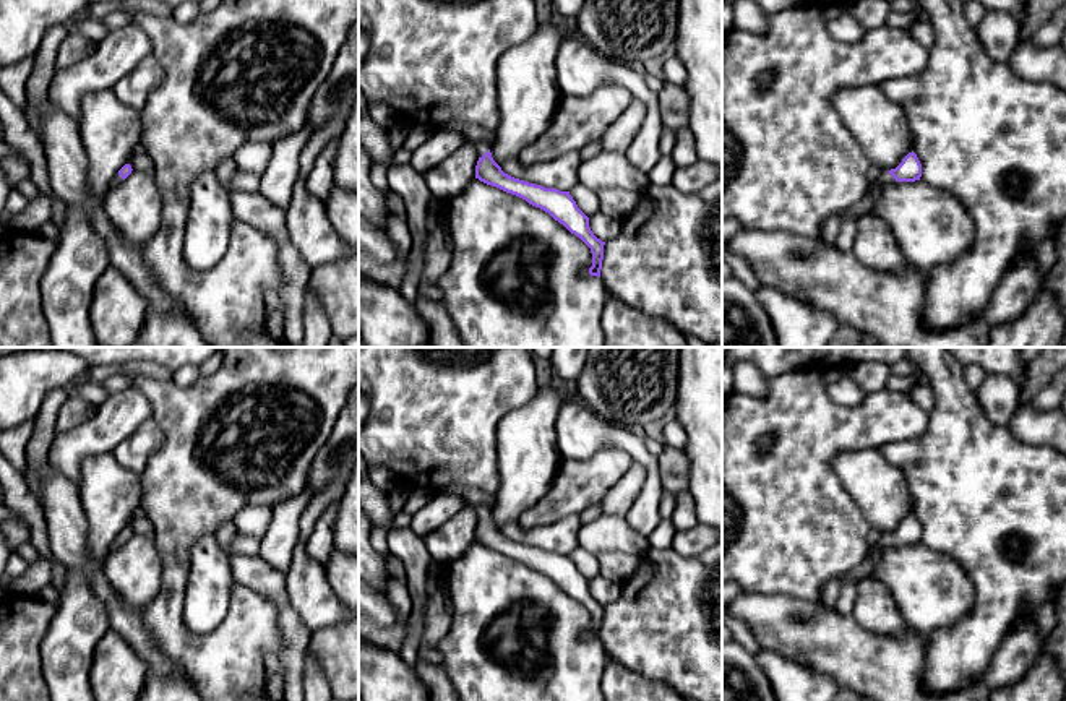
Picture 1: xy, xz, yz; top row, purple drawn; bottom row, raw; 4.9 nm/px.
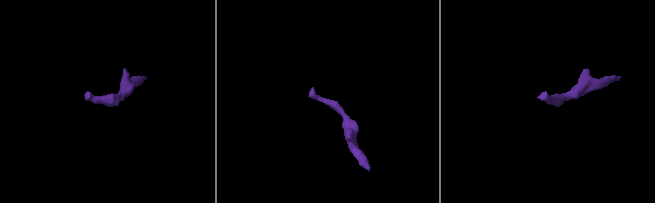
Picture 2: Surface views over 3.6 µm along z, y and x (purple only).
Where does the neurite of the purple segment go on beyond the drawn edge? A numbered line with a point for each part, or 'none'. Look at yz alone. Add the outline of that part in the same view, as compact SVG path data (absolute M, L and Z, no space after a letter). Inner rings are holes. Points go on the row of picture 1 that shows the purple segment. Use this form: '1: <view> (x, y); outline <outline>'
1: yz (829, 227); outline M883 170L879 180L870 185L860 201L852 204L839 216L831 216L821 222L816 240L827 247L836 245L842 222L845 219L858 219L862 214L868 213L876 200L879 188L892 182L896 182L896 178L888 170Z

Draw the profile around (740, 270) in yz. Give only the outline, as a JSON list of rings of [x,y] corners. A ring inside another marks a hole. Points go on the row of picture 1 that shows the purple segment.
[[[722,248],[722,260],[729,264],[732,274],[741,279],[753,292],[759,287],[759,282],[750,271],[750,266],[741,258]]]

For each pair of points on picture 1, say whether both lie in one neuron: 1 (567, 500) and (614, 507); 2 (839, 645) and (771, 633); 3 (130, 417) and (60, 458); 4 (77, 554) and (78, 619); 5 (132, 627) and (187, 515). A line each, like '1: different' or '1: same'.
1: different
2: same
3: same
4: different
5: different

